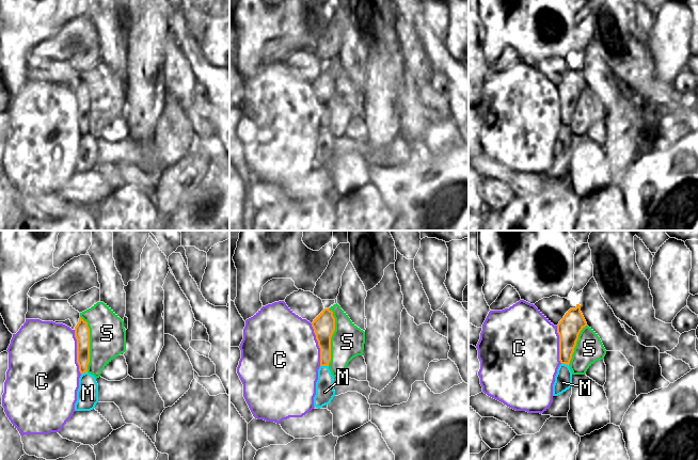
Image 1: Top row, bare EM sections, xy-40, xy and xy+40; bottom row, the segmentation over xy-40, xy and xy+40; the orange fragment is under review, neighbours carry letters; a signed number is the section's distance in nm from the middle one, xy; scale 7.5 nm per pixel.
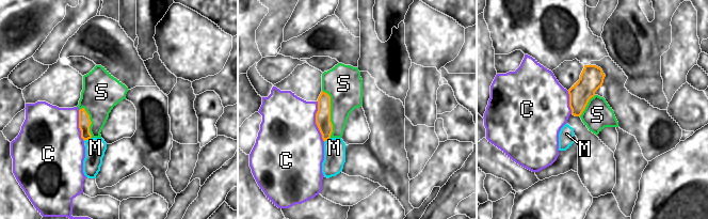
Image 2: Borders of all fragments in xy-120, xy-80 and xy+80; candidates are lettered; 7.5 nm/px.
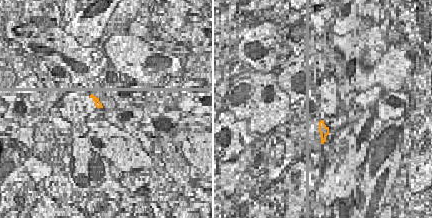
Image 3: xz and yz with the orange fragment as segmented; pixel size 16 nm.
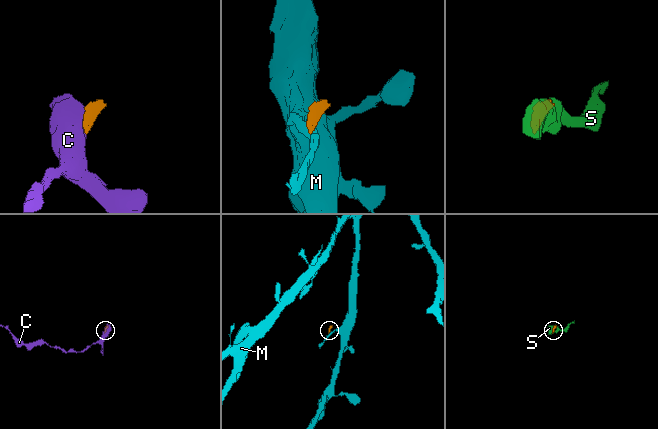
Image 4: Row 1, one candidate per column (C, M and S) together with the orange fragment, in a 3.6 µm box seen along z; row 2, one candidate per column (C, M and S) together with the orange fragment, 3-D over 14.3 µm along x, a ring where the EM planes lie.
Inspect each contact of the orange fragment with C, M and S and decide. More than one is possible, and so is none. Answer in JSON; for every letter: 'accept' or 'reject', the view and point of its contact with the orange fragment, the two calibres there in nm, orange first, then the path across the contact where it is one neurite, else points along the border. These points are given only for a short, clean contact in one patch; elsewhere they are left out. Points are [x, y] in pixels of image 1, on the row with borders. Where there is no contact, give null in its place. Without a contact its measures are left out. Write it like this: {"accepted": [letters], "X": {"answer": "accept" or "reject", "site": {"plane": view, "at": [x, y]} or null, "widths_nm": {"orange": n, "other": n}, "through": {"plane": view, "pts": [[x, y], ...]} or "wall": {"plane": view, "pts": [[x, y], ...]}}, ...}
{"accepted": ["S"], "C": {"answer": "reject", "site": {"plane": "xy-40", "at": [77, 352]}, "widths_nm": {"orange": 110, "other": 500}, "wall": {"plane": "xy-40", "pts": [[74, 330], [76, 362], [81, 374]]}}, "M": {"answer": "reject", "site": {"plane": "xy", "at": [324, 365]}, "widths_nm": {"orange": 140, "other": 140}, "wall": {"plane": "xy", "pts": [[320, 365], [328, 366]]}}, "S": {"answer": "accept", "site": {"plane": "xy", "at": [331, 336]}, "widths_nm": {"orange": 170, "other": 260}}}

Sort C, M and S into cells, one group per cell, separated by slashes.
C / M / S

